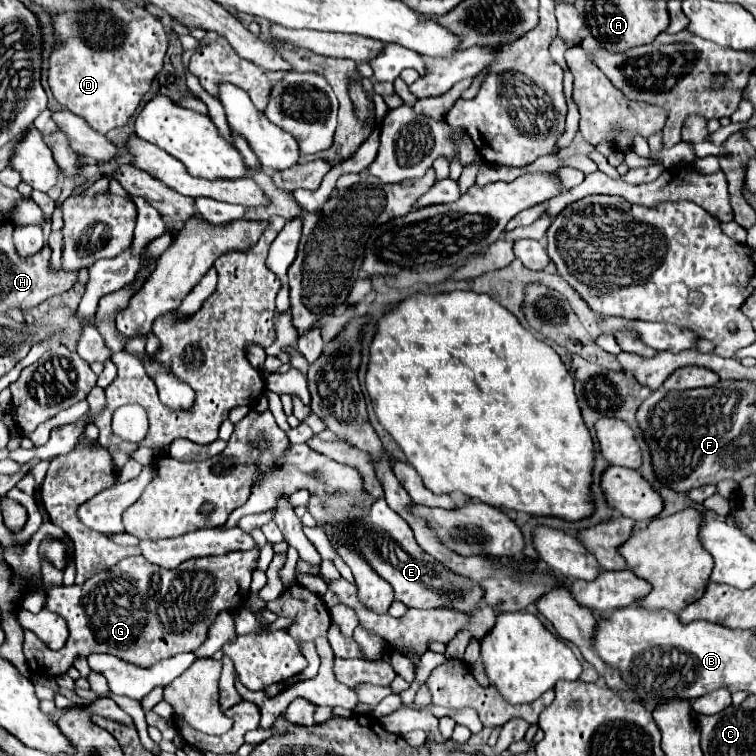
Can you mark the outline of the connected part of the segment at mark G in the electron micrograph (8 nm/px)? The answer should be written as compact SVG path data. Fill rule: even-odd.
M233 551L227 555L219 555L219 557L187 559L185 563L181 563L181 567L169 571L169 569L151 565L143 557L125 557L115 567L89 577L83 585L55 587L47 593L45 607L59 613L67 621L69 641L65 643L65 647L61 651L51 651L49 647L43 647L43 643L31 631L25 631L23 651L27 657L27 665L29 665L31 673L35 673L39 677L57 677L57 675L63 675L73 665L75 655L87 657L89 653L111 653L137 667L151 667L153 663L173 657L177 653L197 651L199 645L205 641L207 631L209 631L211 623L215 621L215 617L221 611L235 613L241 607L241 603L247 601L251 573L255 571L257 561L259 561L259 551ZM161 603L171 603L171 607L169 607L171 609L171 629L167 629L159 617Z

